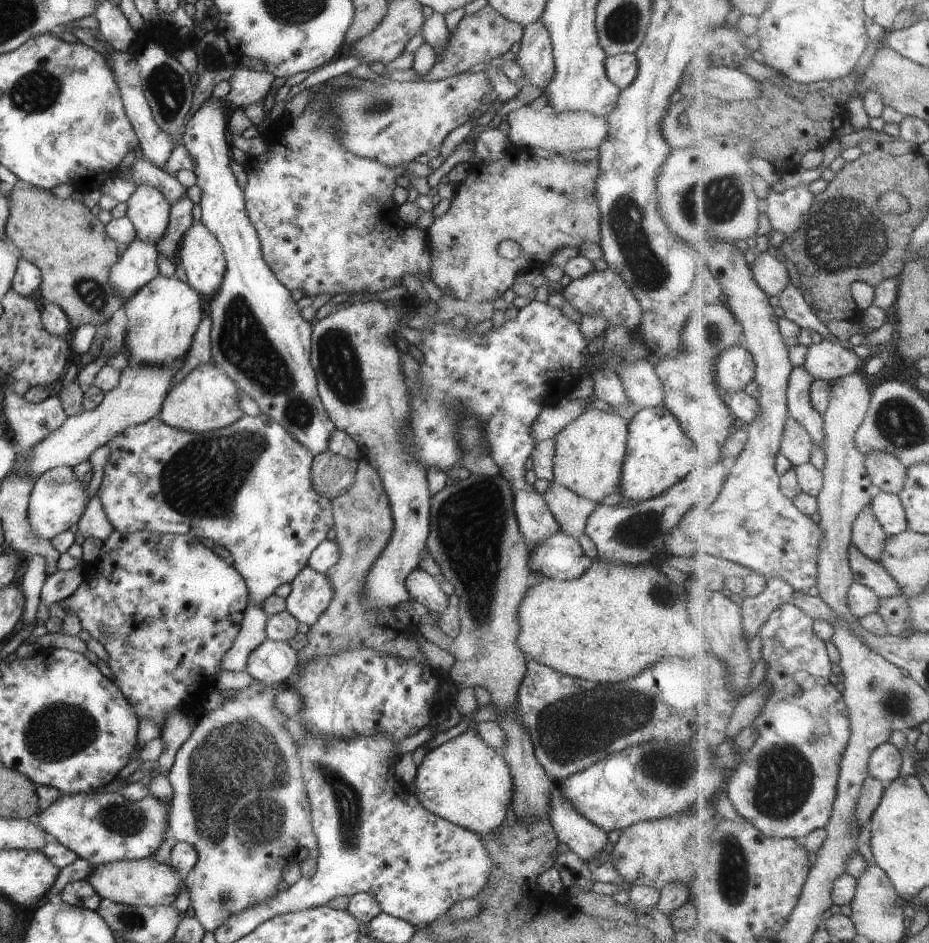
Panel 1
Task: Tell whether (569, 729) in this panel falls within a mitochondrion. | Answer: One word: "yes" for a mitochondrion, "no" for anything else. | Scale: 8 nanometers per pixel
yes

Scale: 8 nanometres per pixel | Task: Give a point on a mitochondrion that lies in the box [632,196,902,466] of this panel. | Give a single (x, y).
(843, 236)

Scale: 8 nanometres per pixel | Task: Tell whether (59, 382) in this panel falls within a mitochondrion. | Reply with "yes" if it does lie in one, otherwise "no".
no

